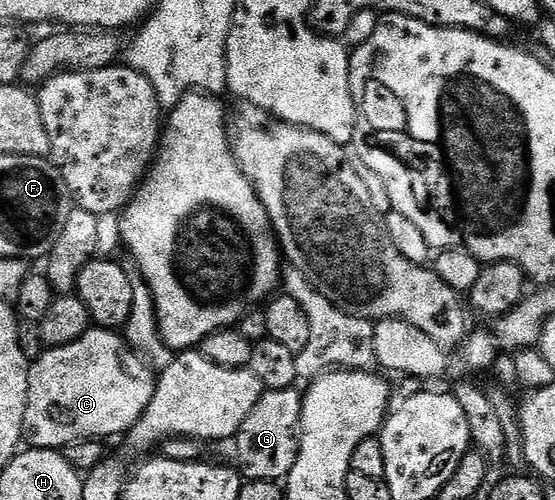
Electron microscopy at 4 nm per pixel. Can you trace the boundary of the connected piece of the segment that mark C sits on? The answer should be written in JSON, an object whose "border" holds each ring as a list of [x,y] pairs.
{"border":[[[90,328],[76,343],[47,348],[30,362],[28,399],[24,411],[22,436],[27,446],[36,449],[65,450],[77,441],[93,441],[129,434],[152,403],[156,373],[139,354],[126,344],[125,336],[112,329]]]}

